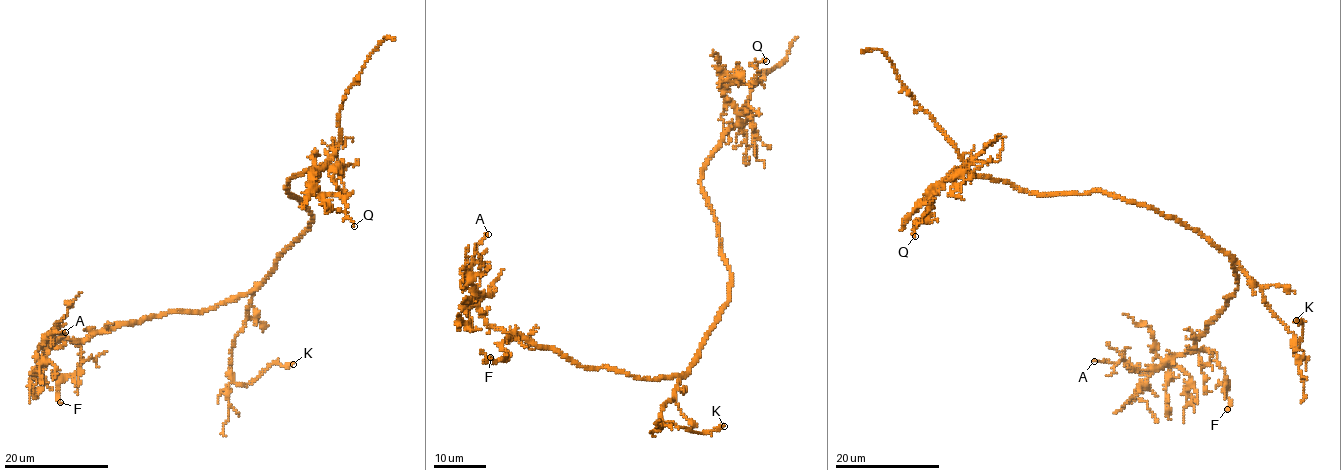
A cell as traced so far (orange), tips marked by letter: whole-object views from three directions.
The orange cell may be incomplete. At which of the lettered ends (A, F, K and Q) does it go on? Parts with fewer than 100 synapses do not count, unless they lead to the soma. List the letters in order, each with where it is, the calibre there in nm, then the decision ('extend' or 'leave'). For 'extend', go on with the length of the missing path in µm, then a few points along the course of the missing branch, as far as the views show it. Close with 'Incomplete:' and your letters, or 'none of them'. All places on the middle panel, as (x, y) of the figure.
A: place (488, 234); calibre 200 nm; leave
F: place (490, 357); calibre 160 nm; leave
K: place (724, 426); calibre 240 nm; leave
Q: place (766, 61); calibre 140 nm; leave
Incomplete: none of them

